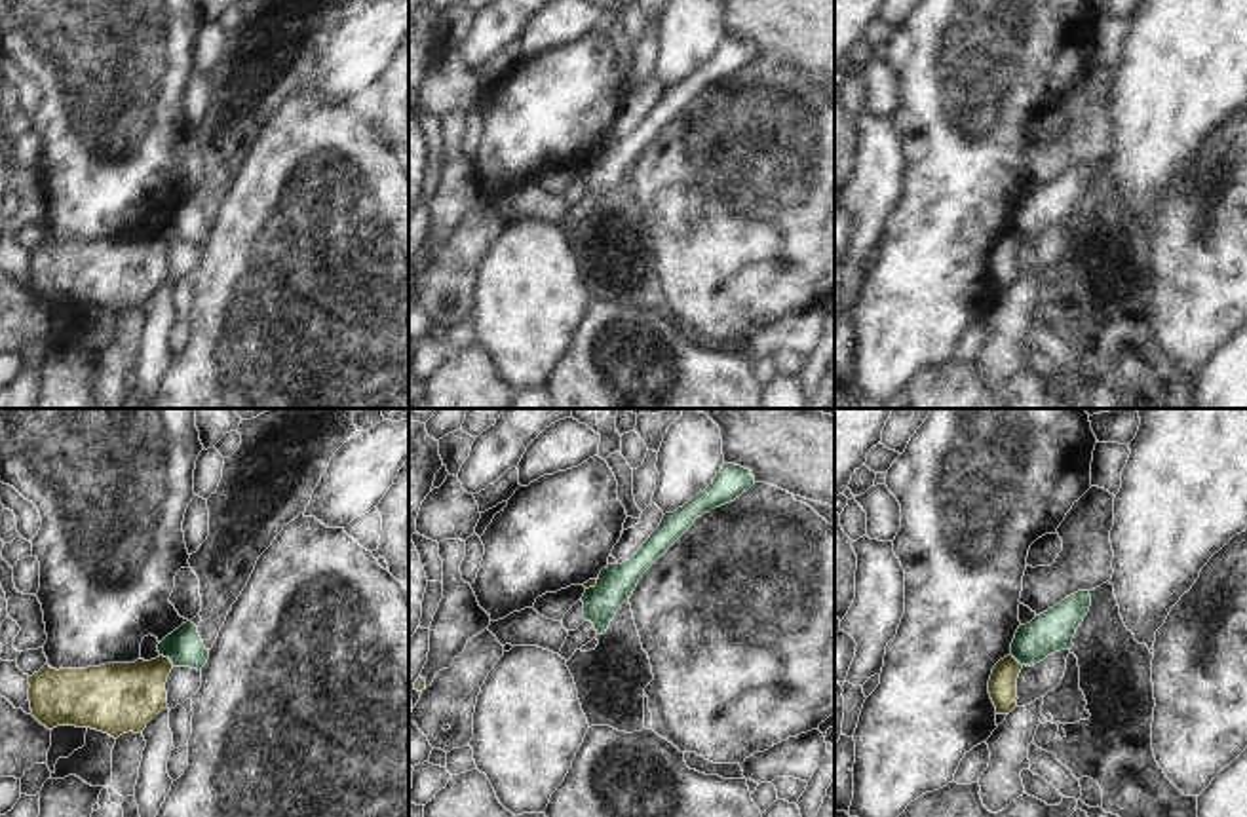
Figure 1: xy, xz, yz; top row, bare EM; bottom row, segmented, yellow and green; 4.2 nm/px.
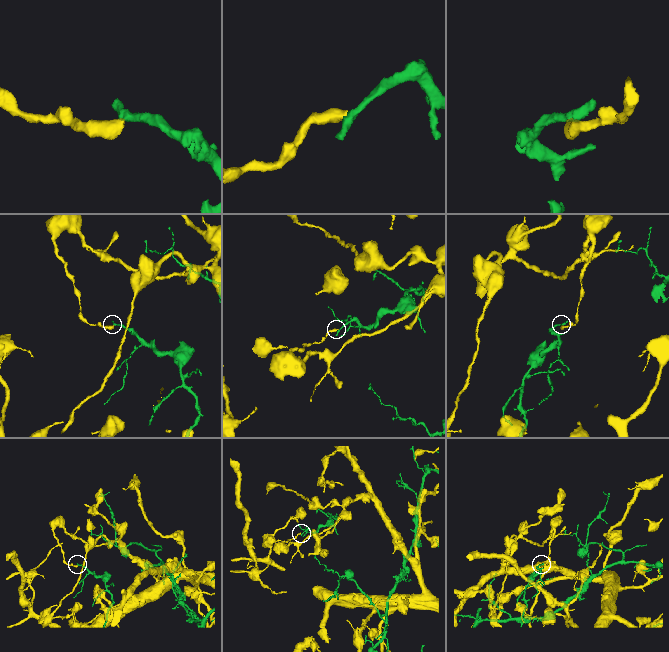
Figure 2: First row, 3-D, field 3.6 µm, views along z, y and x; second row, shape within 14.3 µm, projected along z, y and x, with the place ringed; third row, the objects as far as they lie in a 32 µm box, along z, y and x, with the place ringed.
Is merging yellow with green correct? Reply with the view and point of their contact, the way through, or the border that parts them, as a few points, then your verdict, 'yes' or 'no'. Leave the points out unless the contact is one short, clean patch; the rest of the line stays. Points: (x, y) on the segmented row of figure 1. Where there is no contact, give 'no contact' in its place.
meets yellow in xy at (168, 658); border along xy (160, 654), (173, 665); no

